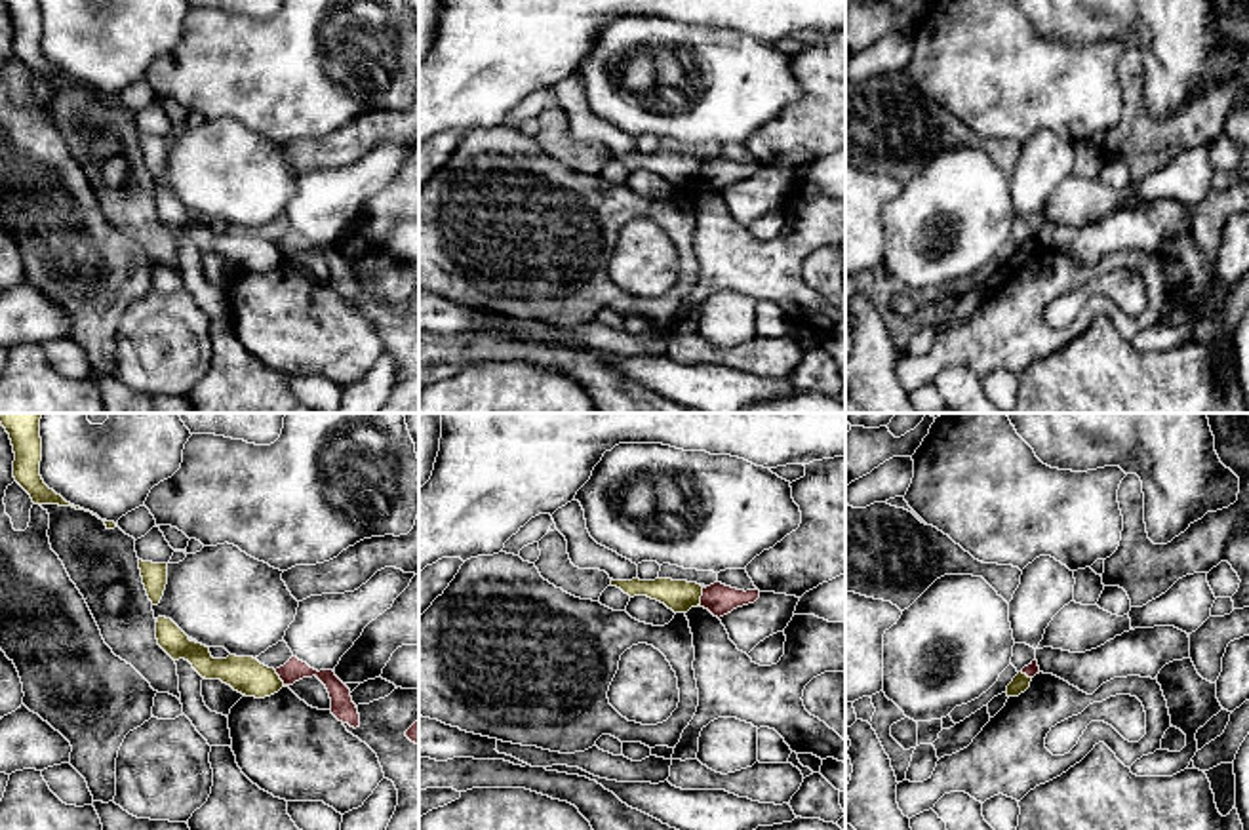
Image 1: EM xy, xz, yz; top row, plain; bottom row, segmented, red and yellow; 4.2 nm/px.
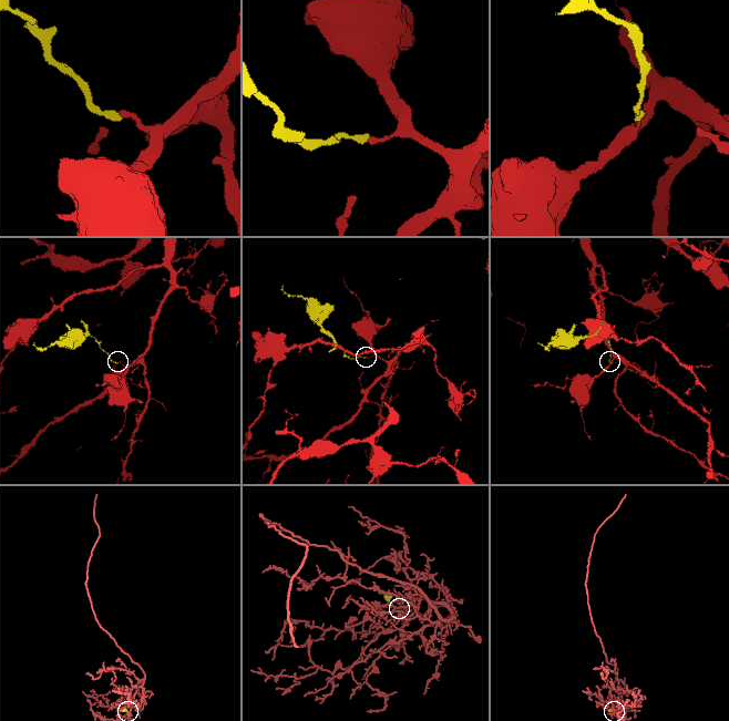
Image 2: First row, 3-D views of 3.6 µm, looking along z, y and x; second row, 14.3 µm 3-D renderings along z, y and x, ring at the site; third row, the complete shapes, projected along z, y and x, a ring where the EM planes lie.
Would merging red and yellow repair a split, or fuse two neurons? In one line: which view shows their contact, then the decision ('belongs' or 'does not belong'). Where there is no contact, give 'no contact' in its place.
xz | does not belong

